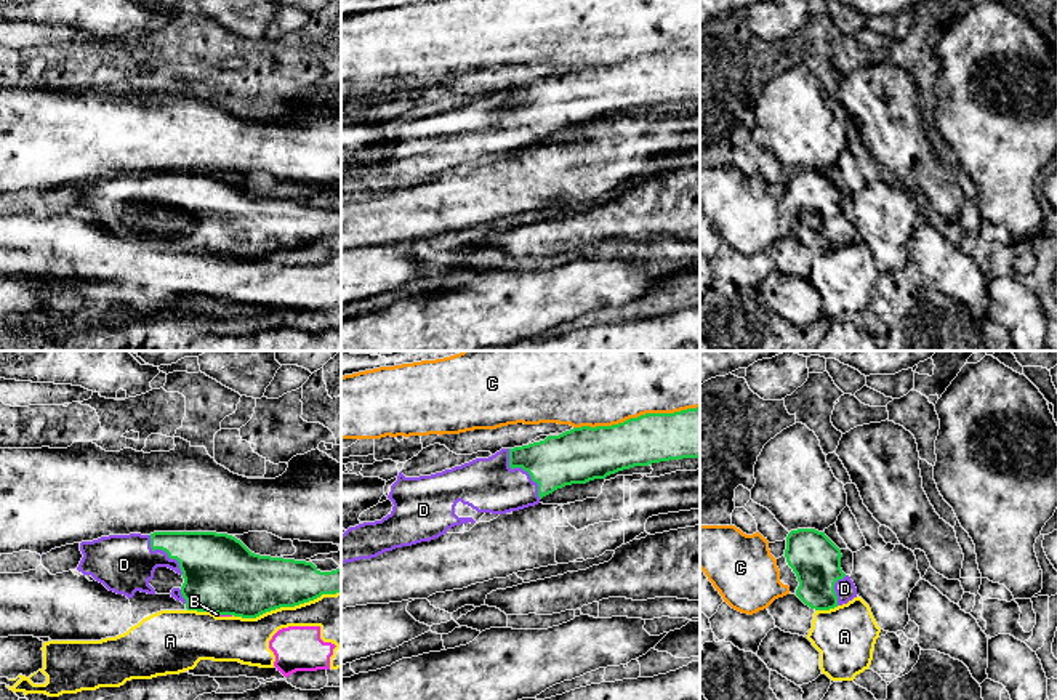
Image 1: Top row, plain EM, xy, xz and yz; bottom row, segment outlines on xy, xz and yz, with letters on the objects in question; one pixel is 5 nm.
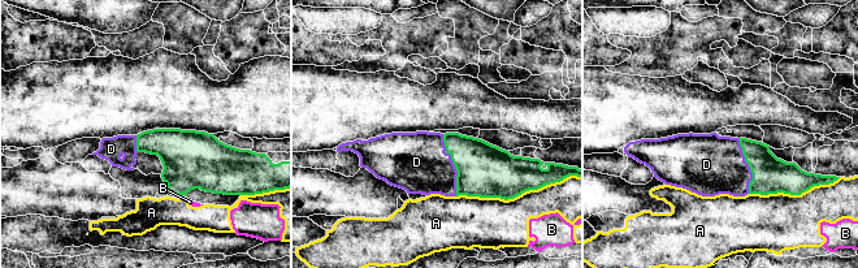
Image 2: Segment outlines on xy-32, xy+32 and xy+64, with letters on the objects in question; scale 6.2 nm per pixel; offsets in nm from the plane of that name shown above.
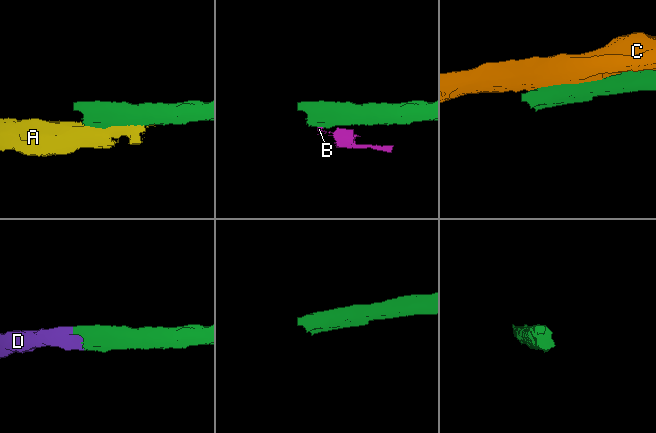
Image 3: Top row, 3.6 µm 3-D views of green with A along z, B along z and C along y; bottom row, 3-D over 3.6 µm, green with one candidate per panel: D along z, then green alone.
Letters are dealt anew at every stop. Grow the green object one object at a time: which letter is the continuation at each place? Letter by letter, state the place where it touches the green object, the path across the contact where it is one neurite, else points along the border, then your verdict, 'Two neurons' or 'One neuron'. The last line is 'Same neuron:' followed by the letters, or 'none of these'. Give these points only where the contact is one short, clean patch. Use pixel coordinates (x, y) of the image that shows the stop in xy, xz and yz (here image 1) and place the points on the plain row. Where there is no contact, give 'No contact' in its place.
A: Touches green at xy (285, 247). Two neurons
B: Touches green at xy (225, 255). Boundary: xy (217, 253), (231, 257). Two neurons
C: Touches green at xz (638, 58). Two neurons
D: Touches green at xz (522, 109). Path across: xz (567, 100), (540, 109), (522, 109), (510, 122), (489, 125). One neuron
Same neuron: D

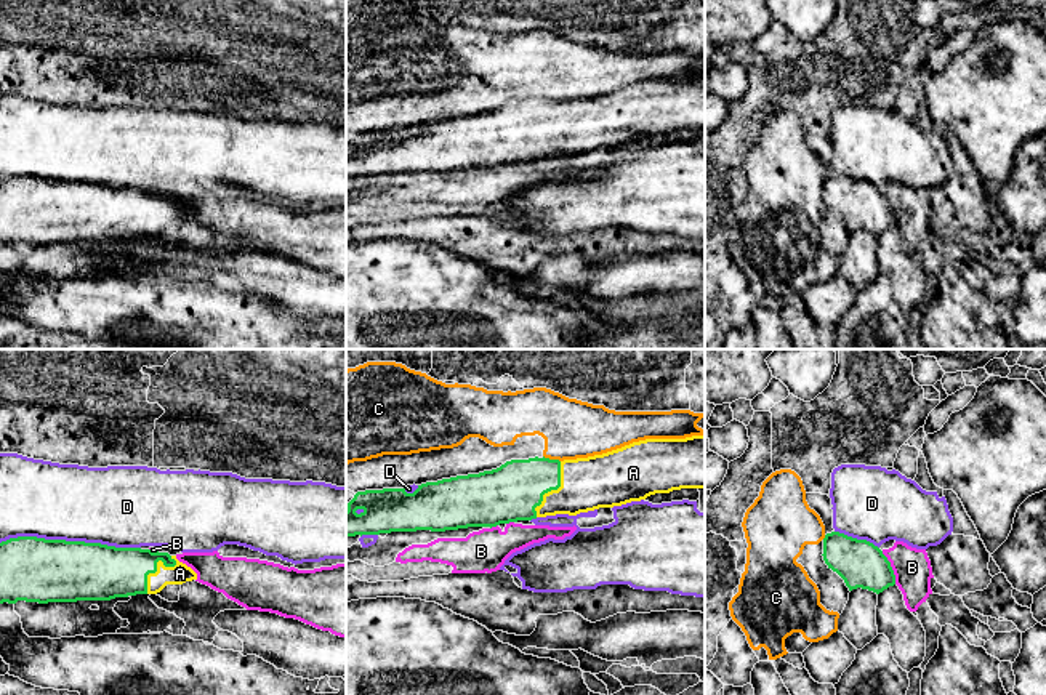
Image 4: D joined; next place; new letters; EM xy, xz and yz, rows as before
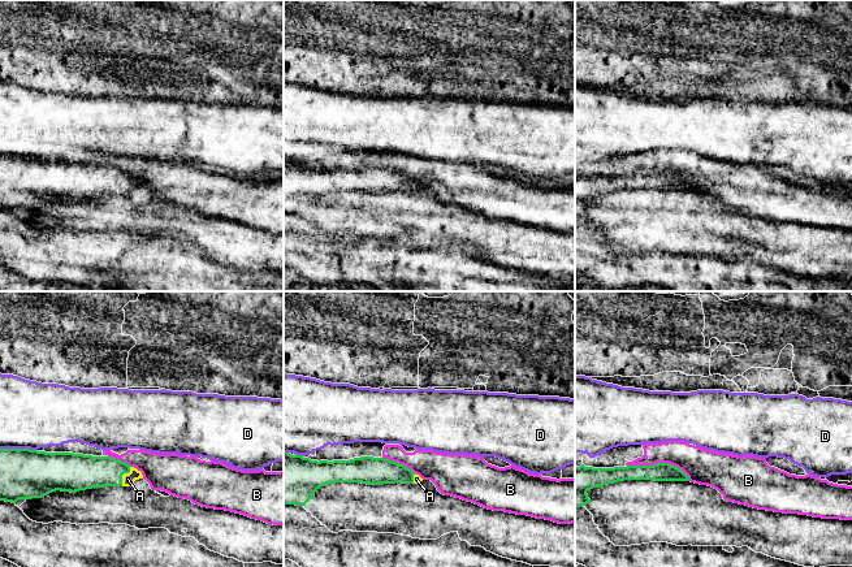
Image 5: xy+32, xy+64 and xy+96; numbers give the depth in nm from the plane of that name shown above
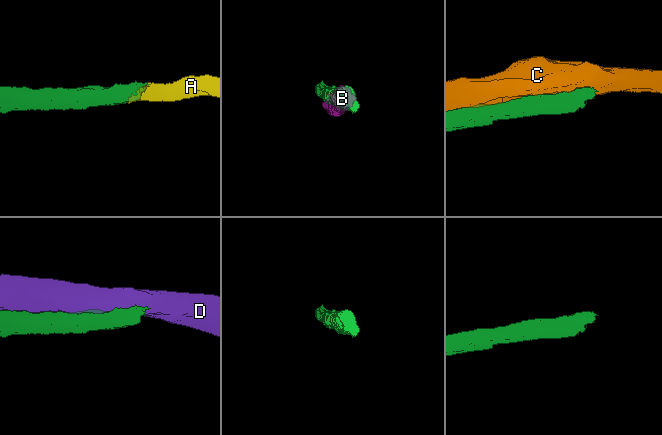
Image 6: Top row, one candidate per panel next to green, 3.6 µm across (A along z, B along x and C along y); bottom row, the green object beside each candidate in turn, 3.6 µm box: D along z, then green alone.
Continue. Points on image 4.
A: Touches green at xy (156, 208). One neuron
B: Touches green at yz (891, 208). Two neurons
C: Touches green at xz (551, 101). Two neurons
D: Touches green at xy (71, 183). Two neurons
Same neuron: A

